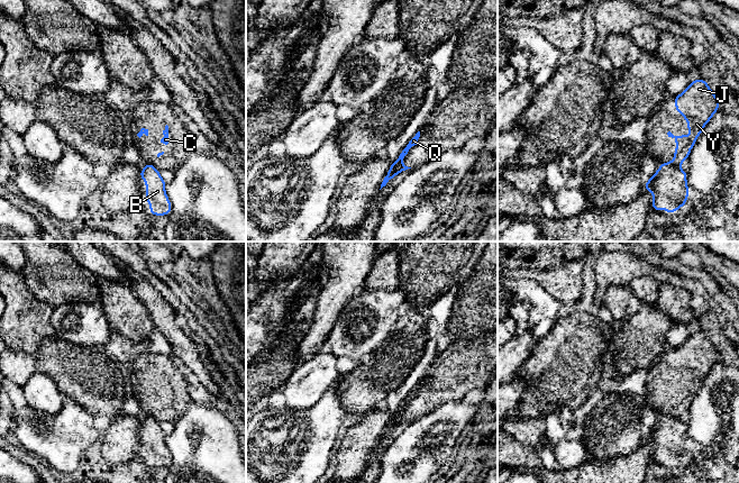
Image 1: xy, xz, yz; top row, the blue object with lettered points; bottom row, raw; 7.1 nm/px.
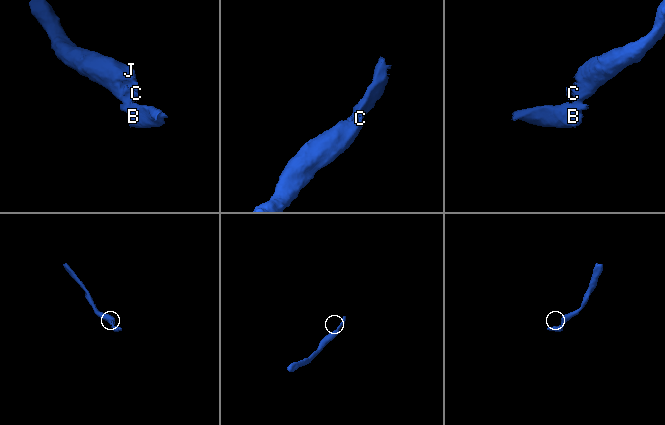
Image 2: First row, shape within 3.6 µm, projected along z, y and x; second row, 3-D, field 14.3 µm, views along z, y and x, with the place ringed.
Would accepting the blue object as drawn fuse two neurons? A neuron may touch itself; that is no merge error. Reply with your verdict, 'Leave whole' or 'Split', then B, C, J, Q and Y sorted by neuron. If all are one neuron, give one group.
Split. Groups: B Q / C J Y

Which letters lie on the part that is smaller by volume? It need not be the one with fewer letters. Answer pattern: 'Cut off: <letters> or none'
Cut off: B, Q

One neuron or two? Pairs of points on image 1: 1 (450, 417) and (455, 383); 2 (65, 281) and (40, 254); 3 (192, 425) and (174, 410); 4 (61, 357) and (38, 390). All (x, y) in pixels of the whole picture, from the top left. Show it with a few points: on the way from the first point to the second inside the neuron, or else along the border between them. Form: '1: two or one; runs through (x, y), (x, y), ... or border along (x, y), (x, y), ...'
1: two; border along (459, 400), (445, 401), (429, 412)
2: one; runs through (58, 274), (46, 261)
3: two; border along (193, 402), (173, 422)
4: two; border along (37, 370), (45, 373), (53, 381), (63, 397)

